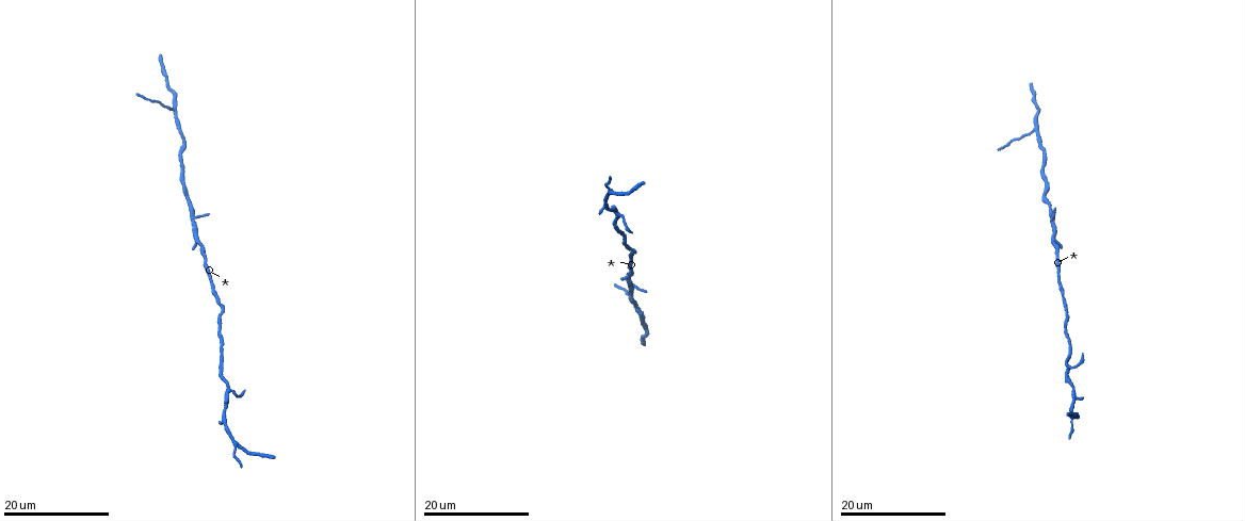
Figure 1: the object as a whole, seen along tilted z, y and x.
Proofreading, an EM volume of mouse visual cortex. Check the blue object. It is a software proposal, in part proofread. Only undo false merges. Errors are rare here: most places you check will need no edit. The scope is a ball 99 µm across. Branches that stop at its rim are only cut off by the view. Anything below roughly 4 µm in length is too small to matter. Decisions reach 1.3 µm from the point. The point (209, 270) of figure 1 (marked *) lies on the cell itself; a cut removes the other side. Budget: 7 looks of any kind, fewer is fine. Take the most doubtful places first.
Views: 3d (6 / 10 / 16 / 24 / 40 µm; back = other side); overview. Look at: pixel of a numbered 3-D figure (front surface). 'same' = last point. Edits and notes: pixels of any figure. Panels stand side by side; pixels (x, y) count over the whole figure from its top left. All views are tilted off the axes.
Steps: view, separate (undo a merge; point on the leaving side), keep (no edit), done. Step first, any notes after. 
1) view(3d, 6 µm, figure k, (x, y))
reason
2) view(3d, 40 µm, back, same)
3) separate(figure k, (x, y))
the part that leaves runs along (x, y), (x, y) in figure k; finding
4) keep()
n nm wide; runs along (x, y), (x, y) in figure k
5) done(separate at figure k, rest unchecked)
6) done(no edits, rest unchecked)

view(3d, 16 µm, figure 1, (1033, 131))
thin arm on a thick one

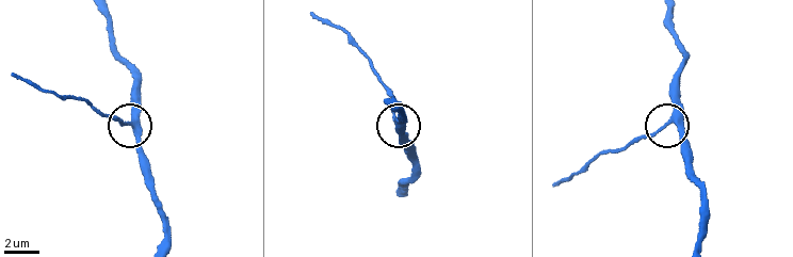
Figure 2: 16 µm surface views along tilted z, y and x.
view(3d, 6 µm, figure 2, (667, 120))
closer look

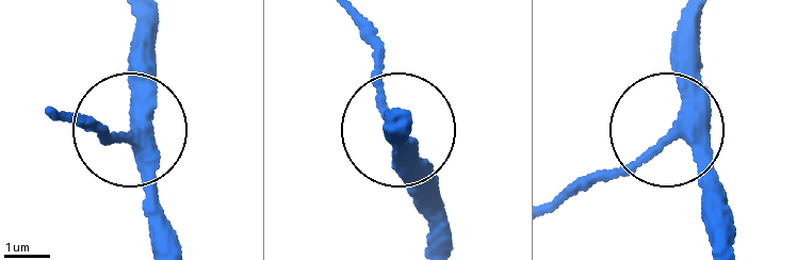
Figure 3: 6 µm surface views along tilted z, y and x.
view(3d, 6 µm, back, figure 3, (129, 138))

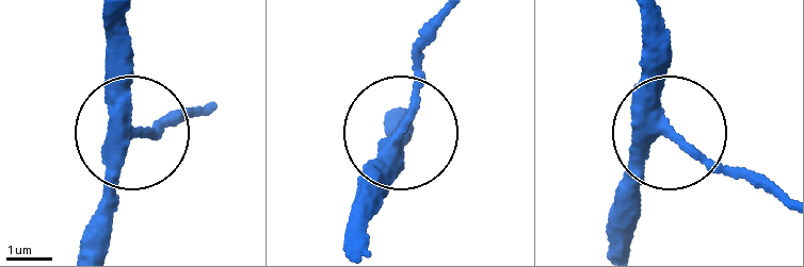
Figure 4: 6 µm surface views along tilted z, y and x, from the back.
keep()
3 arms; runs along (606, 234), (626, 167), (666, 134), (757, 184) in figure 4; all the same cell

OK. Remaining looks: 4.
view(3d, 24 µm, figure 1, (617, 215))
three-way junction

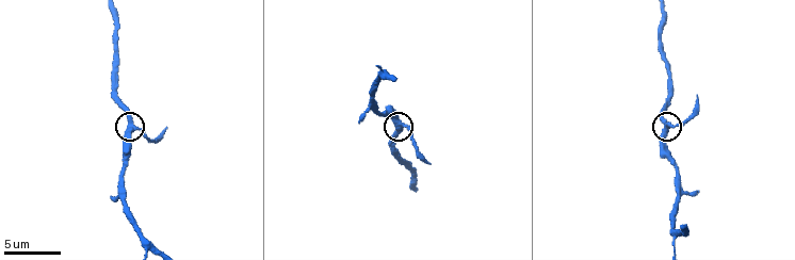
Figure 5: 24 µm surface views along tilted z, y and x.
view(3d, 6 µm, figure 5, (666, 128))

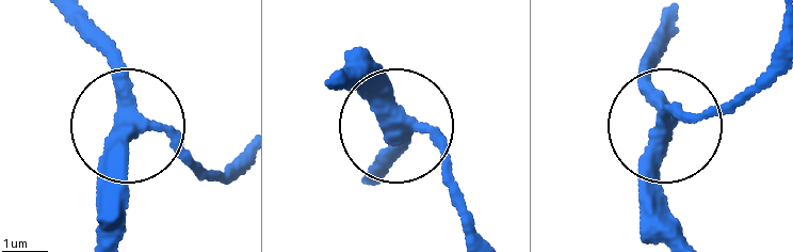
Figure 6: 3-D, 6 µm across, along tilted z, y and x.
keep()
side arm 5 µm; runs along (70, 9), (135, 123), (217, 176) in figure 6; one cell here

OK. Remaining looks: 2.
view(3d, 10 µm, figure 5, (373, 101))
thin neck

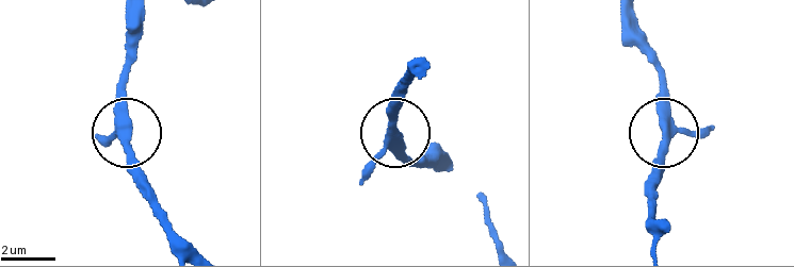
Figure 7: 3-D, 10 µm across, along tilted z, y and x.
keep()
3 arms; one cell here

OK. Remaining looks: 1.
done(no edits, rest unchecked)

